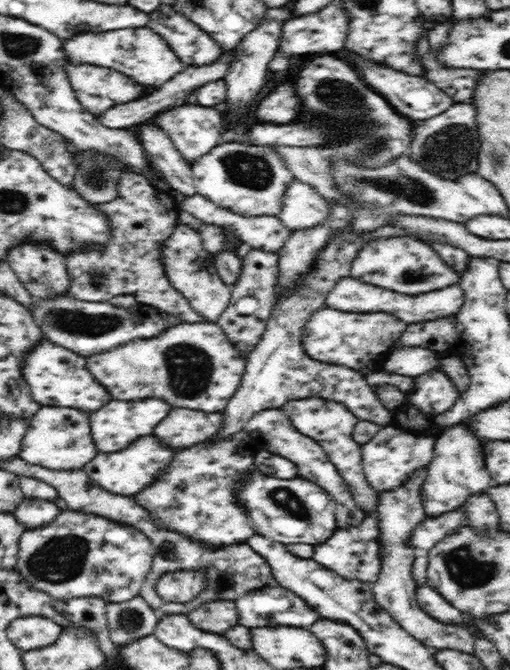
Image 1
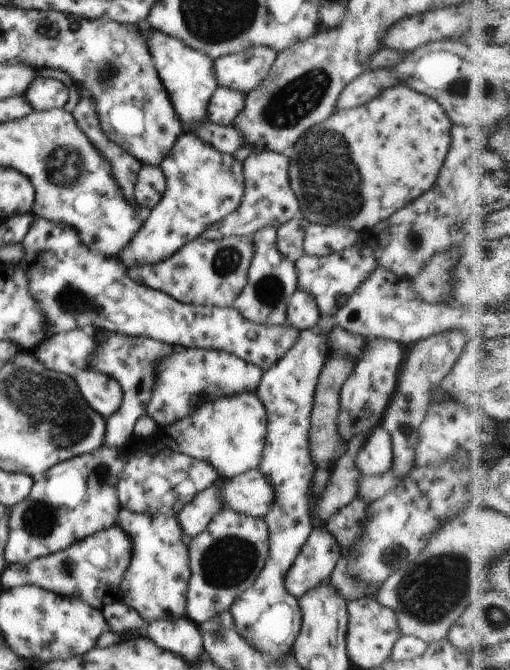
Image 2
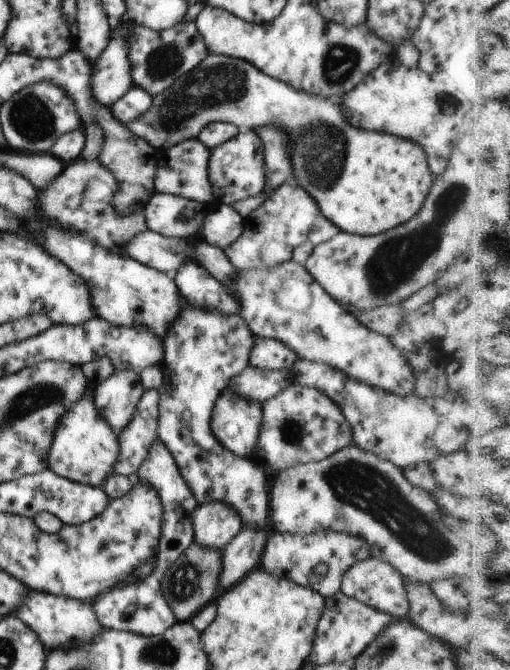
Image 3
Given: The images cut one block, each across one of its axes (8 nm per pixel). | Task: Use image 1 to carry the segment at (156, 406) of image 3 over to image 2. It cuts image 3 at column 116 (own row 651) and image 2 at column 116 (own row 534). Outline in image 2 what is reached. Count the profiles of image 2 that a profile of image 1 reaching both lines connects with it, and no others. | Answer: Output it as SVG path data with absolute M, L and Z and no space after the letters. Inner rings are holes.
M86 368L76 373L74 380L86 402L105 419L122 404L123 390L114 377Z

